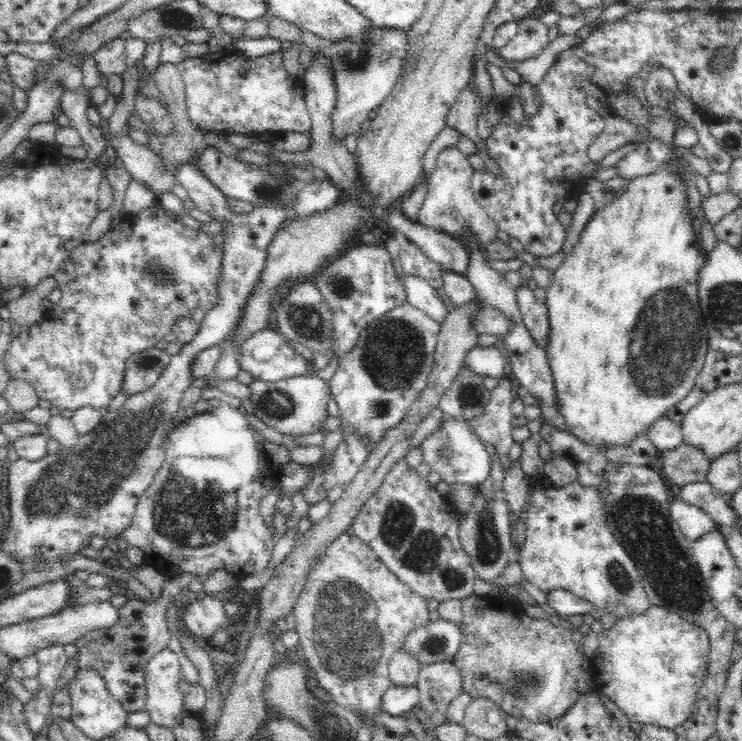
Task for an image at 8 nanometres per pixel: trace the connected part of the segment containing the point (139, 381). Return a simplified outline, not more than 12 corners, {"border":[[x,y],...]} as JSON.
{"border":[[157,347],[126,361],[121,391],[152,388],[171,358]]}

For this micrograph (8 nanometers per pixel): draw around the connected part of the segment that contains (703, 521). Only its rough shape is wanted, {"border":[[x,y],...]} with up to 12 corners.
{"border":[[679,497],[670,514],[689,541],[715,530],[701,508]]}

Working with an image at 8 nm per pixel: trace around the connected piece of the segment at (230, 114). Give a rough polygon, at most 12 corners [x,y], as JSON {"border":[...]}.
{"border":[[282,51],[176,64],[202,131],[309,134]]}

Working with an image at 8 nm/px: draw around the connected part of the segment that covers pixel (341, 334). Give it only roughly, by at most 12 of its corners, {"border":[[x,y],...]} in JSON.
{"border":[[384,242],[312,281],[334,315],[336,357],[405,301]]}

